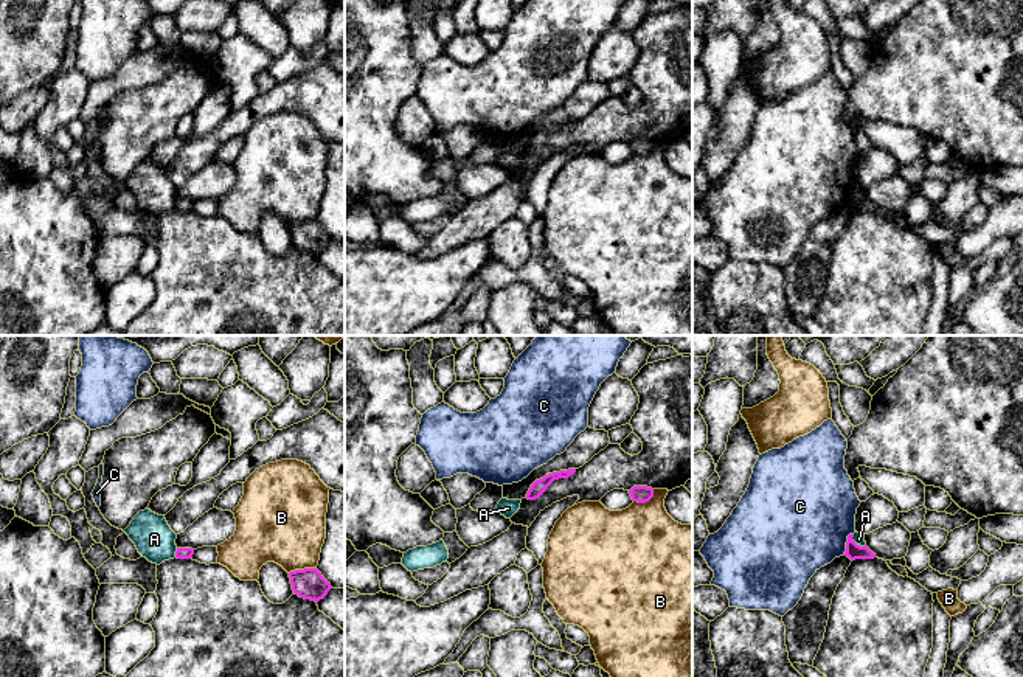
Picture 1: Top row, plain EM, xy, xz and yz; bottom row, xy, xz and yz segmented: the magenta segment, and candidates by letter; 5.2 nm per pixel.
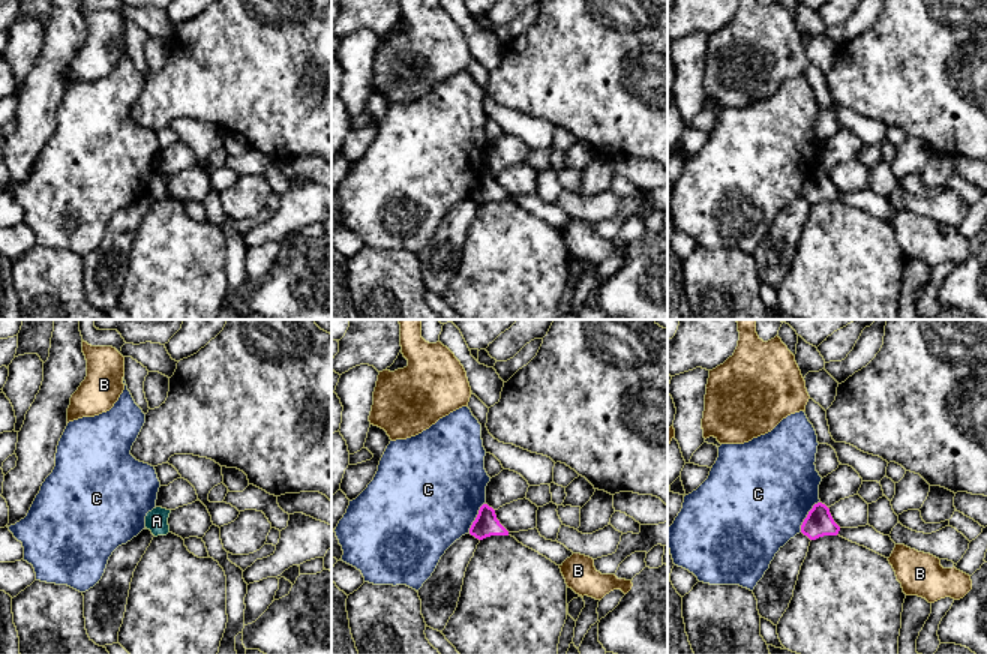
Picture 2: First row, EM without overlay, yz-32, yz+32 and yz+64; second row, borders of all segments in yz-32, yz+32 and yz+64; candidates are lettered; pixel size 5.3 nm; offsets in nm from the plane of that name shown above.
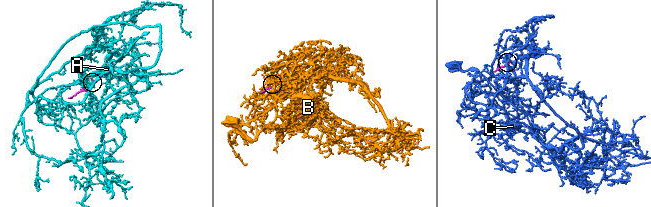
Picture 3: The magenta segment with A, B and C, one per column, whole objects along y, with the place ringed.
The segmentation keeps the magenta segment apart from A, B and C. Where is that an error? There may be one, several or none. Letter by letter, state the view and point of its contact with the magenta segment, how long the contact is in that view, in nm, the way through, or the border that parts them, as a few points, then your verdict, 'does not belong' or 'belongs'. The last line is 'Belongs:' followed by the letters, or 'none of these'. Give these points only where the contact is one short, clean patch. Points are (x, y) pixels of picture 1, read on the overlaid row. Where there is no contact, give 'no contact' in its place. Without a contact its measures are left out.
A: meets magenta in xy at (176, 553); contact 50 nm long; border along xy (177, 548), (174, 556); does not belong
B: meets magenta in xy at (301, 570); contact 150 nm long; does not belong
C: meets magenta in yz at (846, 544); contact 130 nm long; does not belong
Belongs: none of these

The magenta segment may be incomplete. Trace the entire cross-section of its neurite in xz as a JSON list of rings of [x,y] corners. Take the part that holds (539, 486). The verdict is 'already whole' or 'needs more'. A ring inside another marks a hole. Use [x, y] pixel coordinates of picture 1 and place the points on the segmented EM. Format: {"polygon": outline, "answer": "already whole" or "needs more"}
{"polygon": [[[568,469],[568,470],[553,472],[553,474],[545,475],[540,480],[536,480],[529,488],[526,498],[528,500],[539,498],[554,480],[568,478],[574,472],[576,469]]], "answer": "already whole"}

